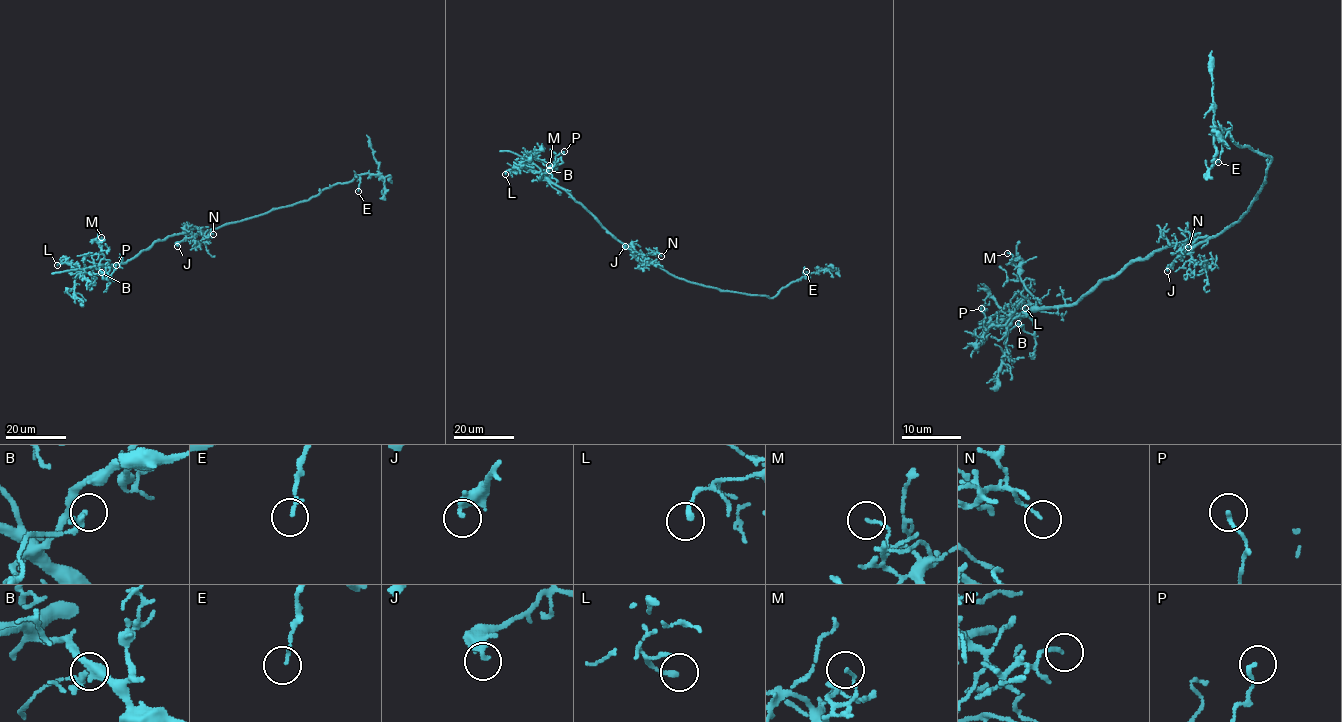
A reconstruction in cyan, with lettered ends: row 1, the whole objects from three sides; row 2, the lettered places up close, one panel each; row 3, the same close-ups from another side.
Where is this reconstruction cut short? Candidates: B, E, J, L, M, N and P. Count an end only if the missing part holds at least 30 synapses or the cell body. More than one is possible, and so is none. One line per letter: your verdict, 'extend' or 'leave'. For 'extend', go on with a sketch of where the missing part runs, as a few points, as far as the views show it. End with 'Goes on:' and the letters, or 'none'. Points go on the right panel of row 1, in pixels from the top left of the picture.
B: leave
E: leave
J: leave
L: leave
M: leave
N: leave
P: leave
Goes on: none

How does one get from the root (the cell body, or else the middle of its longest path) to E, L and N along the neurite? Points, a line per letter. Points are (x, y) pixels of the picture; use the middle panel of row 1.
E: (667, 273), (723, 291), (773, 297), (782, 288), (806, 276), (806, 271)
L: (667, 273), (617, 240), (564, 190), (530, 167), (509, 169), (505, 174)
N: (667, 273), (645, 257), (655, 252), (661, 256)

